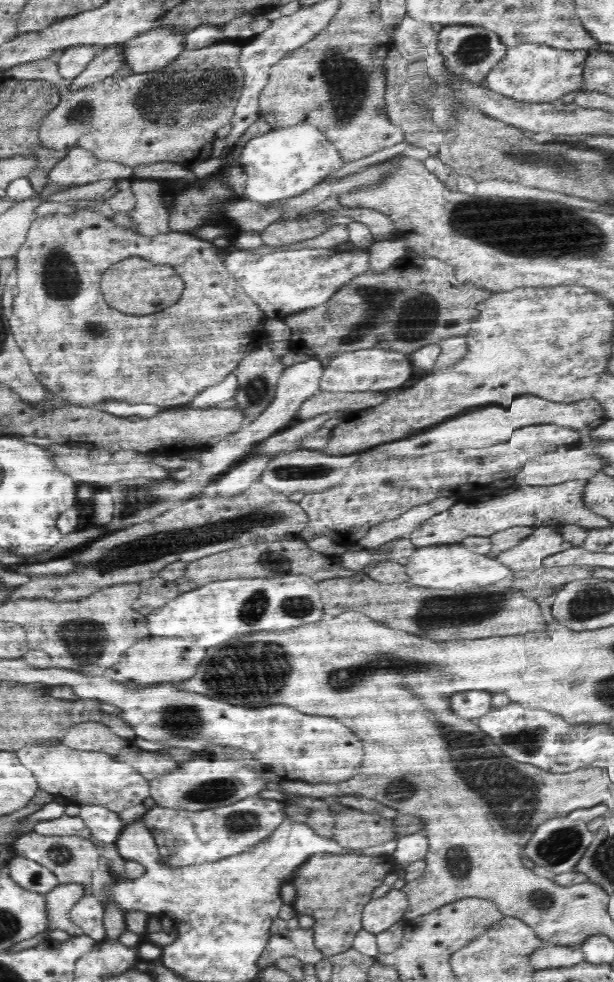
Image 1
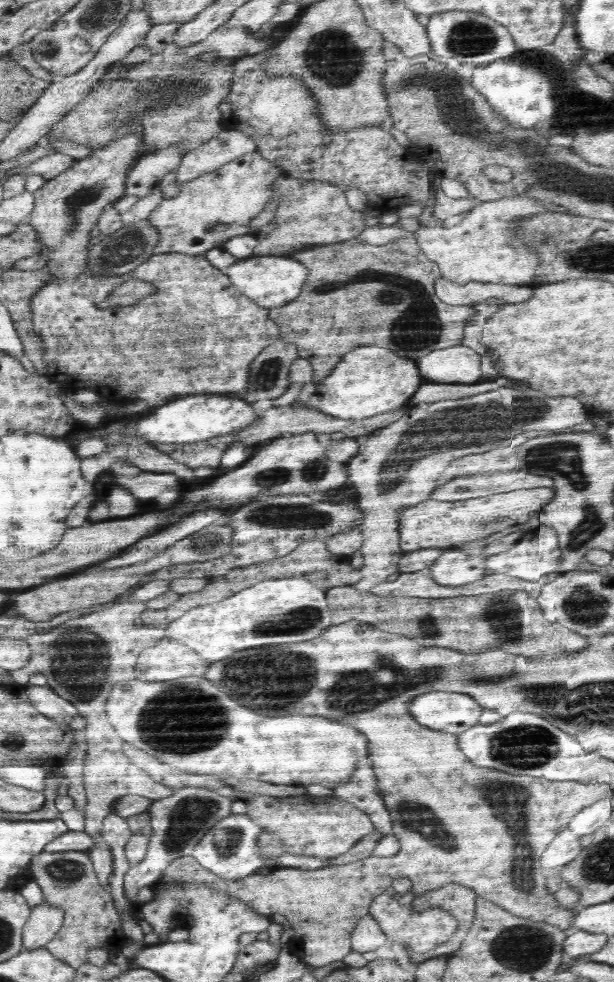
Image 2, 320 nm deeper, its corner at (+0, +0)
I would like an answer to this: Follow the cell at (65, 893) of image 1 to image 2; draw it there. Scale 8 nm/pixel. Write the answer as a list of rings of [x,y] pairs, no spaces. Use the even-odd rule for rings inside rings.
[[[44,904],[36,906],[23,928],[22,942],[25,950],[45,947],[54,939],[63,925],[64,911]]]

